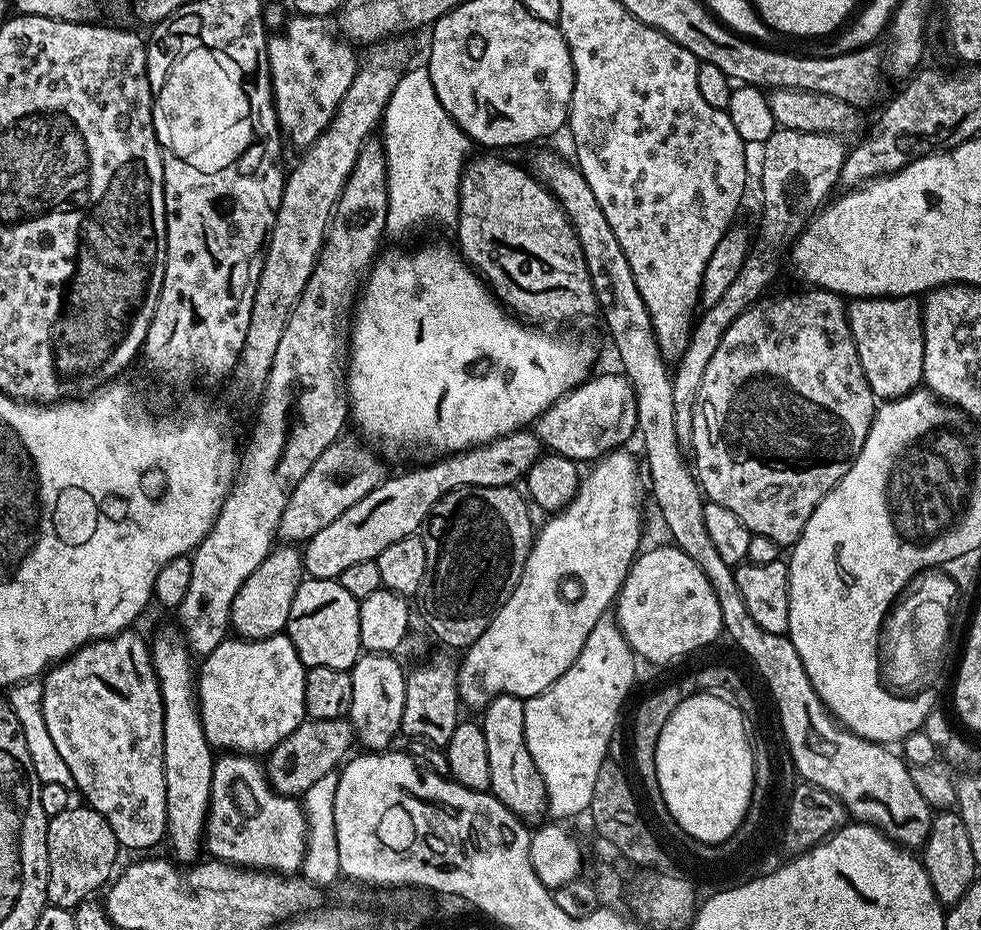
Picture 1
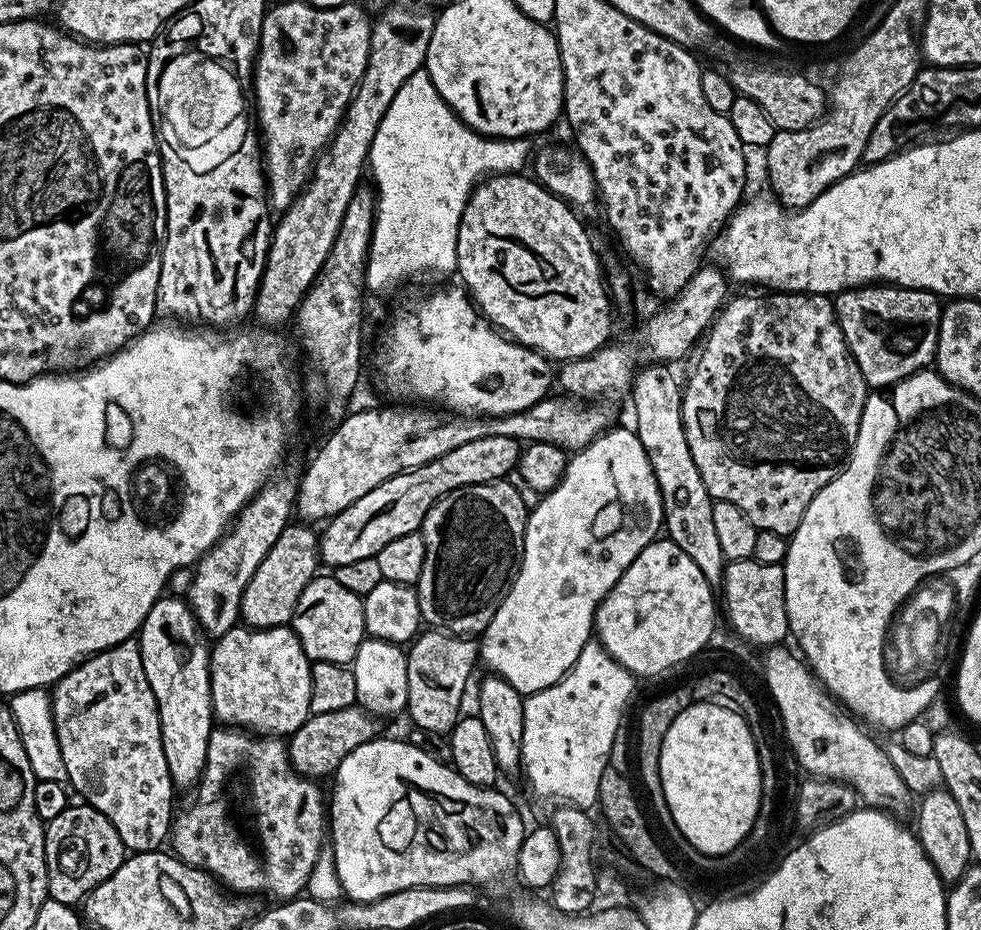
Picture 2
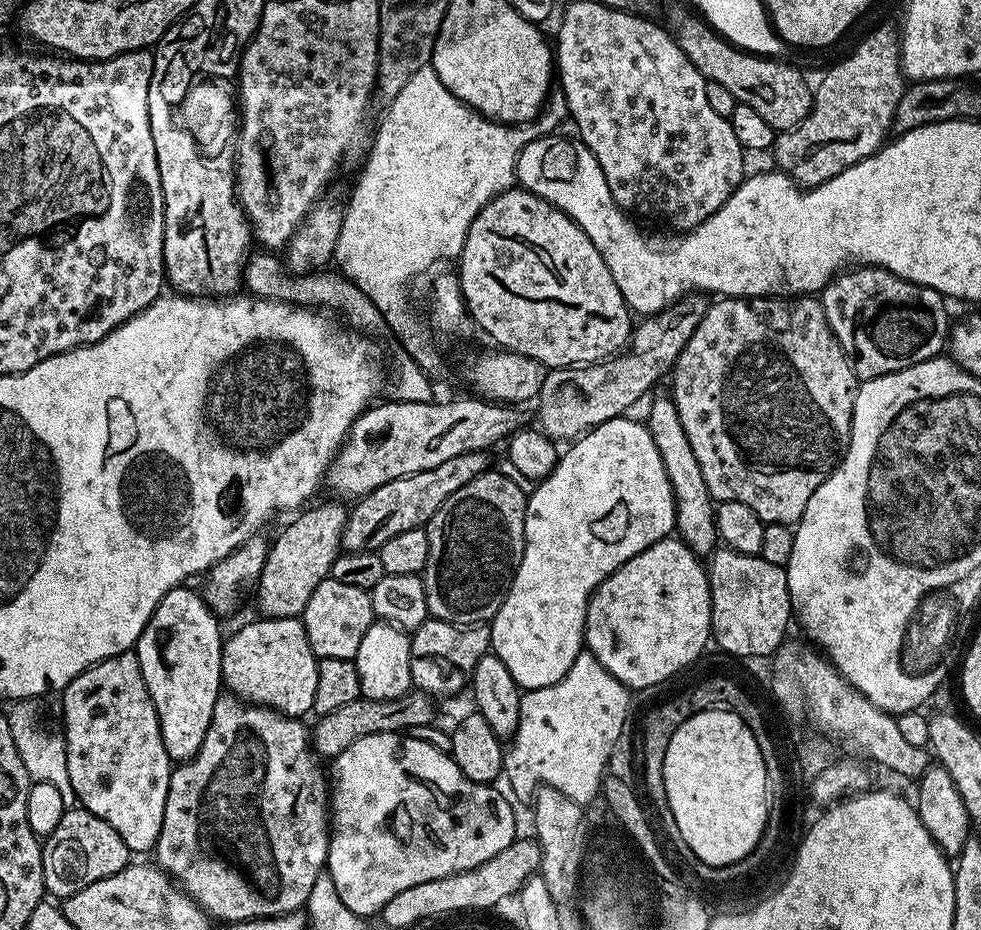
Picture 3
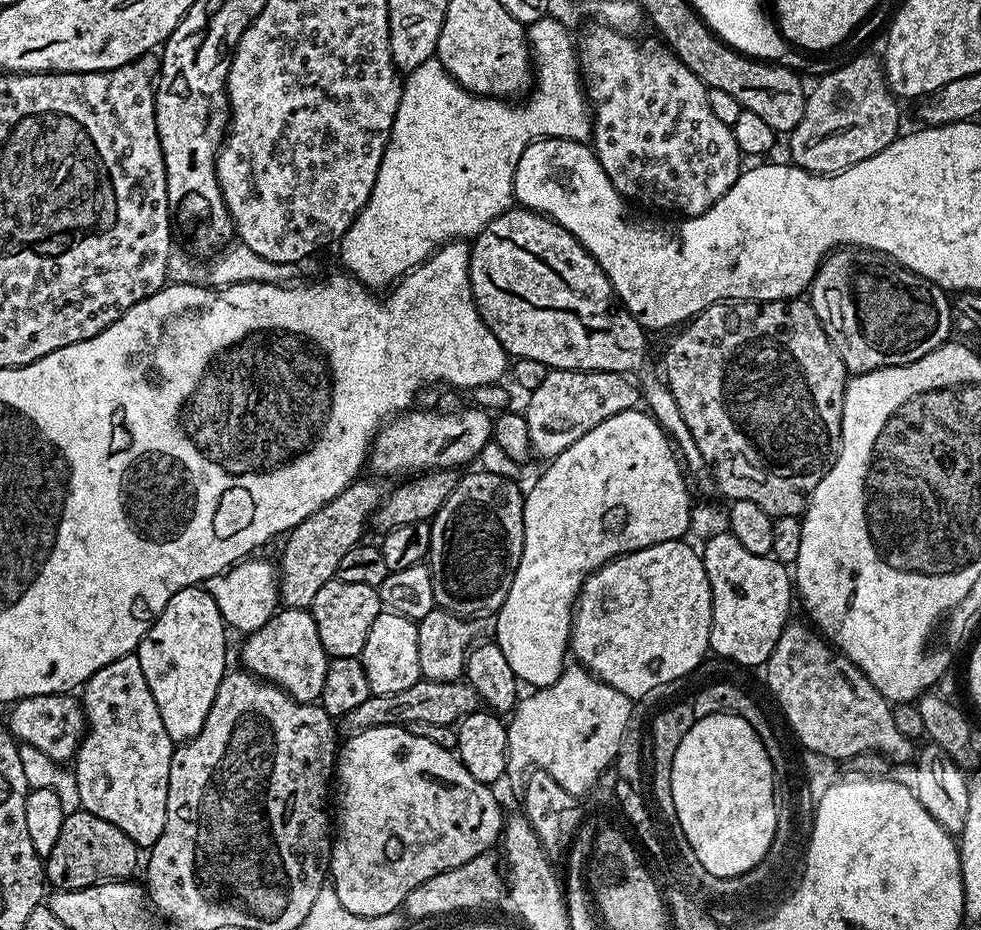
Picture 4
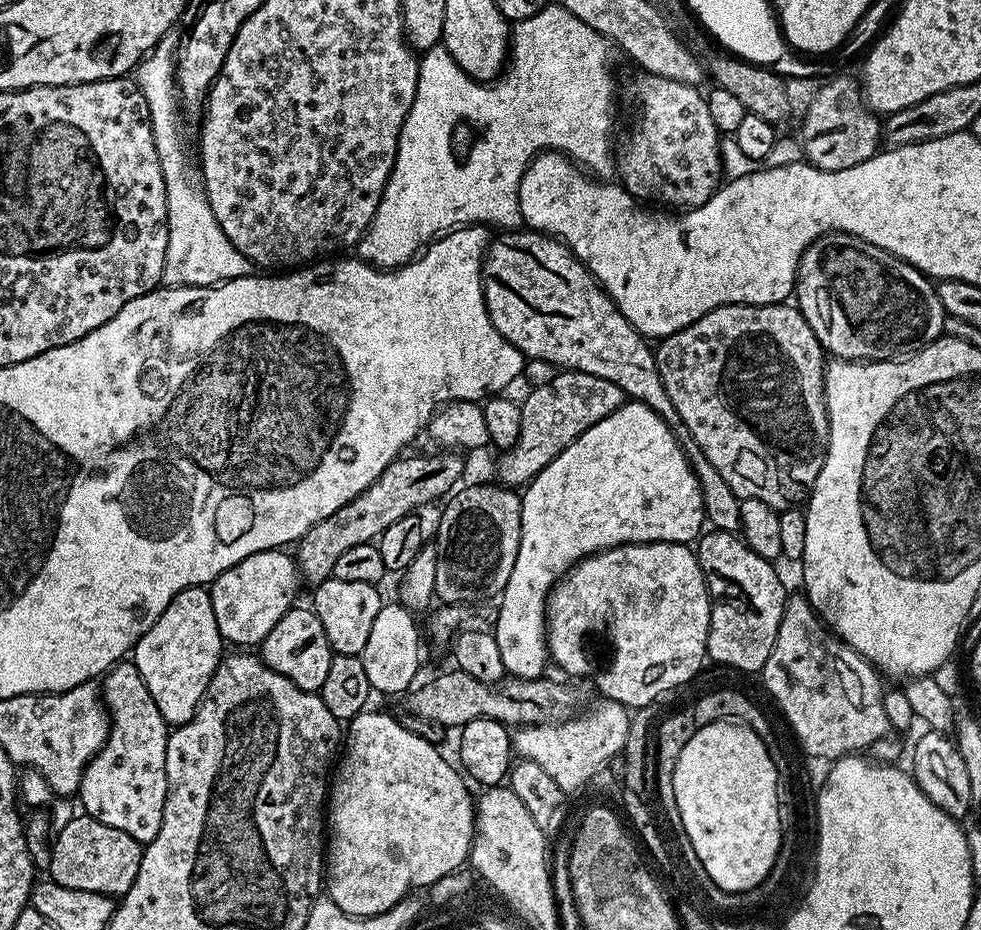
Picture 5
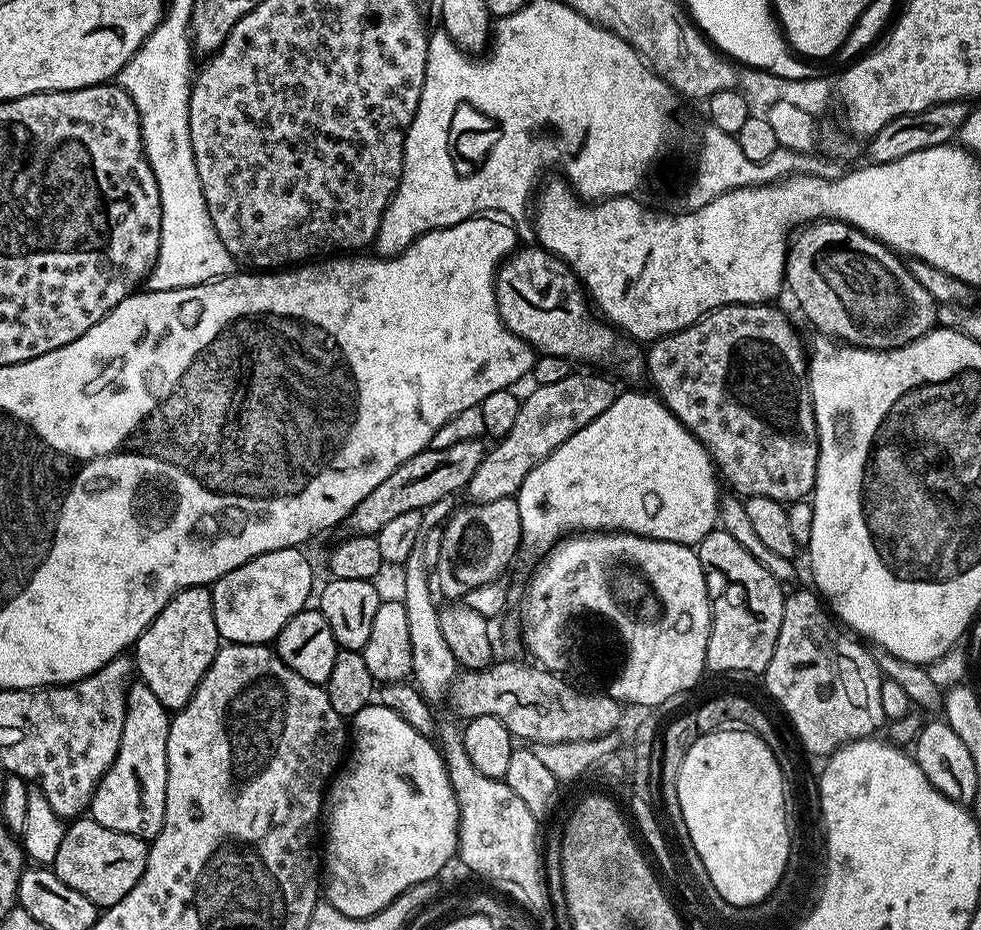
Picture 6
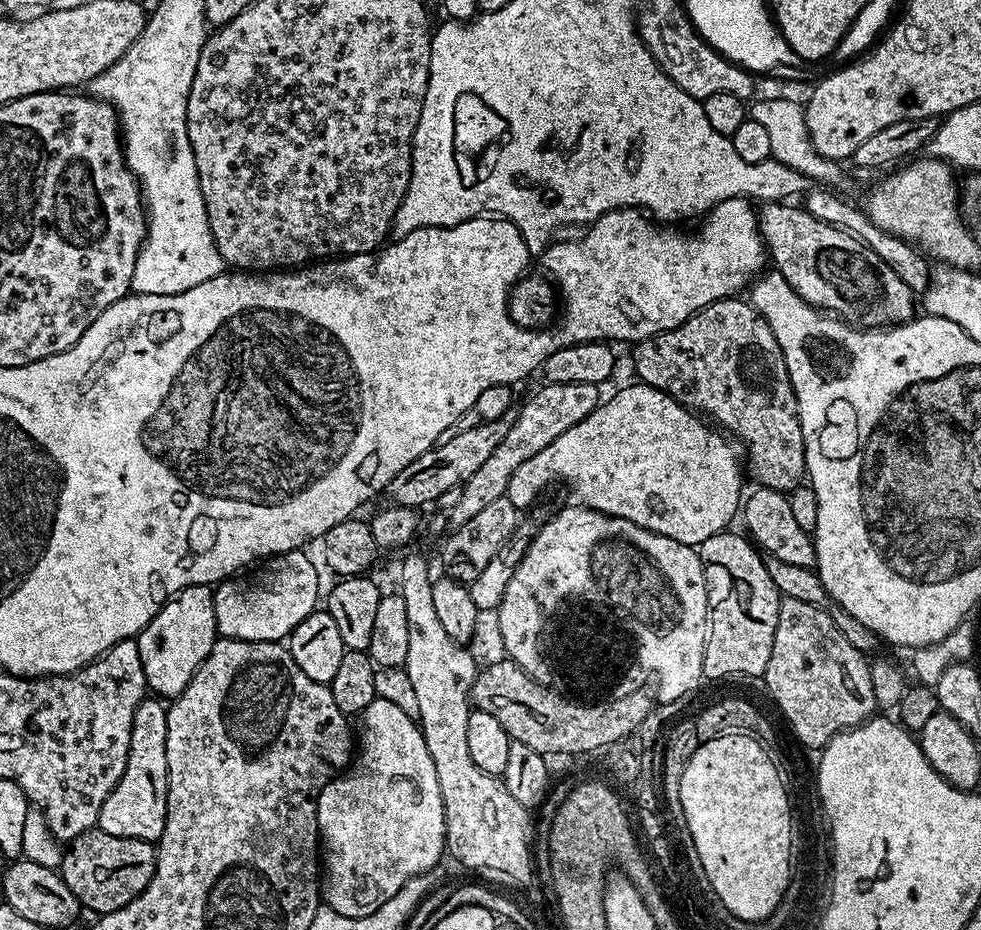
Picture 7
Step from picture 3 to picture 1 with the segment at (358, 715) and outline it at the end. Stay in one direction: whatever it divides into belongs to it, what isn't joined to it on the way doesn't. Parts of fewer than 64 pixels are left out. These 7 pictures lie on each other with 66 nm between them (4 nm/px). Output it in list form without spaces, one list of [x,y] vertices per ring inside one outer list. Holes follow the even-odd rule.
[[[305,718],[289,736],[282,738],[282,742],[278,742],[276,748],[267,753],[268,782],[272,785],[272,789],[282,796],[303,797],[304,792],[310,790],[314,782],[318,782],[318,778],[336,772],[341,767],[342,761],[349,755],[348,747],[351,744],[354,744],[354,729],[351,720],[347,718],[343,720]]]

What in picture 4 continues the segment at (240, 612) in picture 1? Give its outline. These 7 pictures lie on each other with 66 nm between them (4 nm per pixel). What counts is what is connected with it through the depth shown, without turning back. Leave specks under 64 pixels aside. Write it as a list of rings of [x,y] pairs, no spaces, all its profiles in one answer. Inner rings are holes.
[[[357,479],[349,484],[338,498],[322,505],[317,512],[310,514],[292,531],[287,533],[284,549],[280,552],[278,561],[279,599],[285,608],[311,609],[318,590],[326,586],[336,575],[338,562],[346,550],[365,539],[364,527],[370,524],[370,517],[382,503],[382,491],[375,484],[377,481]]]

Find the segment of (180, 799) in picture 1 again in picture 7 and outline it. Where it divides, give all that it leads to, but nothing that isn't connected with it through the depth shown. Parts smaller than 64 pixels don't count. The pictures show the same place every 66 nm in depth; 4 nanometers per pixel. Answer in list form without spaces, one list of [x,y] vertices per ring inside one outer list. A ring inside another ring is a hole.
[[[206,584],[183,588],[161,606],[155,618],[135,637],[148,688],[160,698],[180,696],[200,663],[212,653],[217,639],[213,589]]]

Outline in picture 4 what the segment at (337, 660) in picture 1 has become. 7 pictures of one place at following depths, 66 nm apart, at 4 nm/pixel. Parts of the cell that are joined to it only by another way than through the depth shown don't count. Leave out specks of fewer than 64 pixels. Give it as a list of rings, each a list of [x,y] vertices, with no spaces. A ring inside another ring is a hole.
[[[333,578],[318,590],[310,609],[314,622],[318,626],[318,638],[329,657],[355,656],[366,646],[366,634],[370,634],[370,626],[374,626],[374,618],[382,611],[380,593],[370,586],[362,586],[358,582],[342,582]]]

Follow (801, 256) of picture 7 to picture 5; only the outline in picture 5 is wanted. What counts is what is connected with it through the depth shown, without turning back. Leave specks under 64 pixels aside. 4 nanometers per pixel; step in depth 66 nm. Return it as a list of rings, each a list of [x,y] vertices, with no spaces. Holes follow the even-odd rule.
[[[831,231],[818,237],[805,250],[800,268],[796,271],[794,304],[801,310],[806,309],[808,321],[818,342],[824,347],[825,353],[837,360],[899,360],[933,344],[945,331],[946,313],[936,293],[936,284],[929,277],[886,249],[845,232]]]

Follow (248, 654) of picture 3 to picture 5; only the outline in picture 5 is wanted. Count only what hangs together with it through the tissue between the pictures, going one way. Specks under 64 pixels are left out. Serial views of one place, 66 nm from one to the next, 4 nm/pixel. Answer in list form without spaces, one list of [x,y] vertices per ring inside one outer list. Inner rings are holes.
[[[293,606],[259,643],[258,655],[266,666],[290,678],[294,686],[307,692],[319,693],[322,682],[326,682],[326,673],[330,671],[334,653],[316,611],[308,606]]]

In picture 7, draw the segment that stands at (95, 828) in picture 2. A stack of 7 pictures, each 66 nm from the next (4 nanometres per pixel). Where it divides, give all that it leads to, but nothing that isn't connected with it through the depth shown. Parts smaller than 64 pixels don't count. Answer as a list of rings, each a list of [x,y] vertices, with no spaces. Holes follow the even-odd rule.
[[[99,830],[83,832],[67,845],[58,869],[66,886],[85,909],[95,914],[113,912],[126,906],[154,878],[156,869],[156,844],[138,838],[118,838]]]

